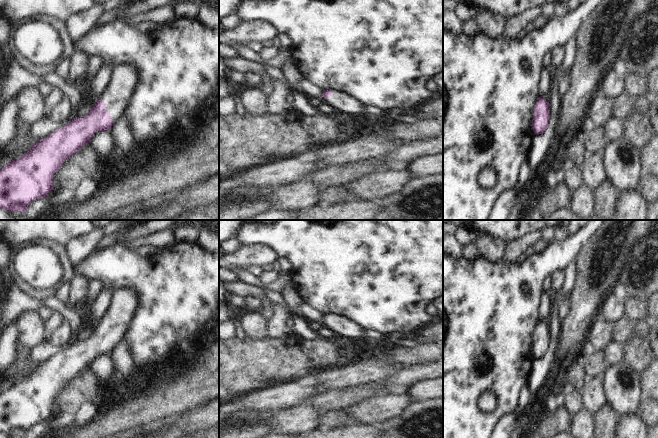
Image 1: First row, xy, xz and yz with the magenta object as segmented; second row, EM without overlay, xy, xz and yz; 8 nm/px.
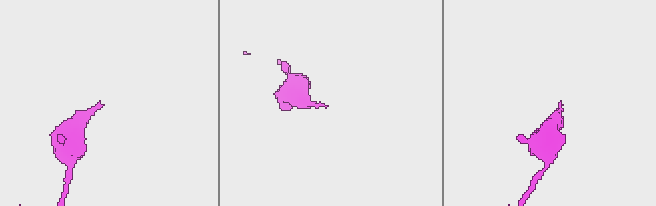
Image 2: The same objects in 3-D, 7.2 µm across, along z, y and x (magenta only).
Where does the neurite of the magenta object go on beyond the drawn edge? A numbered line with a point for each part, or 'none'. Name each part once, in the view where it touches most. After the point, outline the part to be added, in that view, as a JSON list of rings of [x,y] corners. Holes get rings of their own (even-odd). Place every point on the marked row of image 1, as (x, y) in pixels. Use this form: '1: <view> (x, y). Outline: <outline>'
1: xy (123, 80). Outline: [[[121,64],[113,68],[110,80],[99,97],[106,103],[106,110],[112,116],[113,121],[124,113],[137,85],[137,73],[136,67],[129,64]]]

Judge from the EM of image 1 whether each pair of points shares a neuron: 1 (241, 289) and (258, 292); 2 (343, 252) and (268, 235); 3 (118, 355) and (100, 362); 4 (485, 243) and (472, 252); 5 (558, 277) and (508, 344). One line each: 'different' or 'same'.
1: same
2: same
3: different
4: different
5: different

